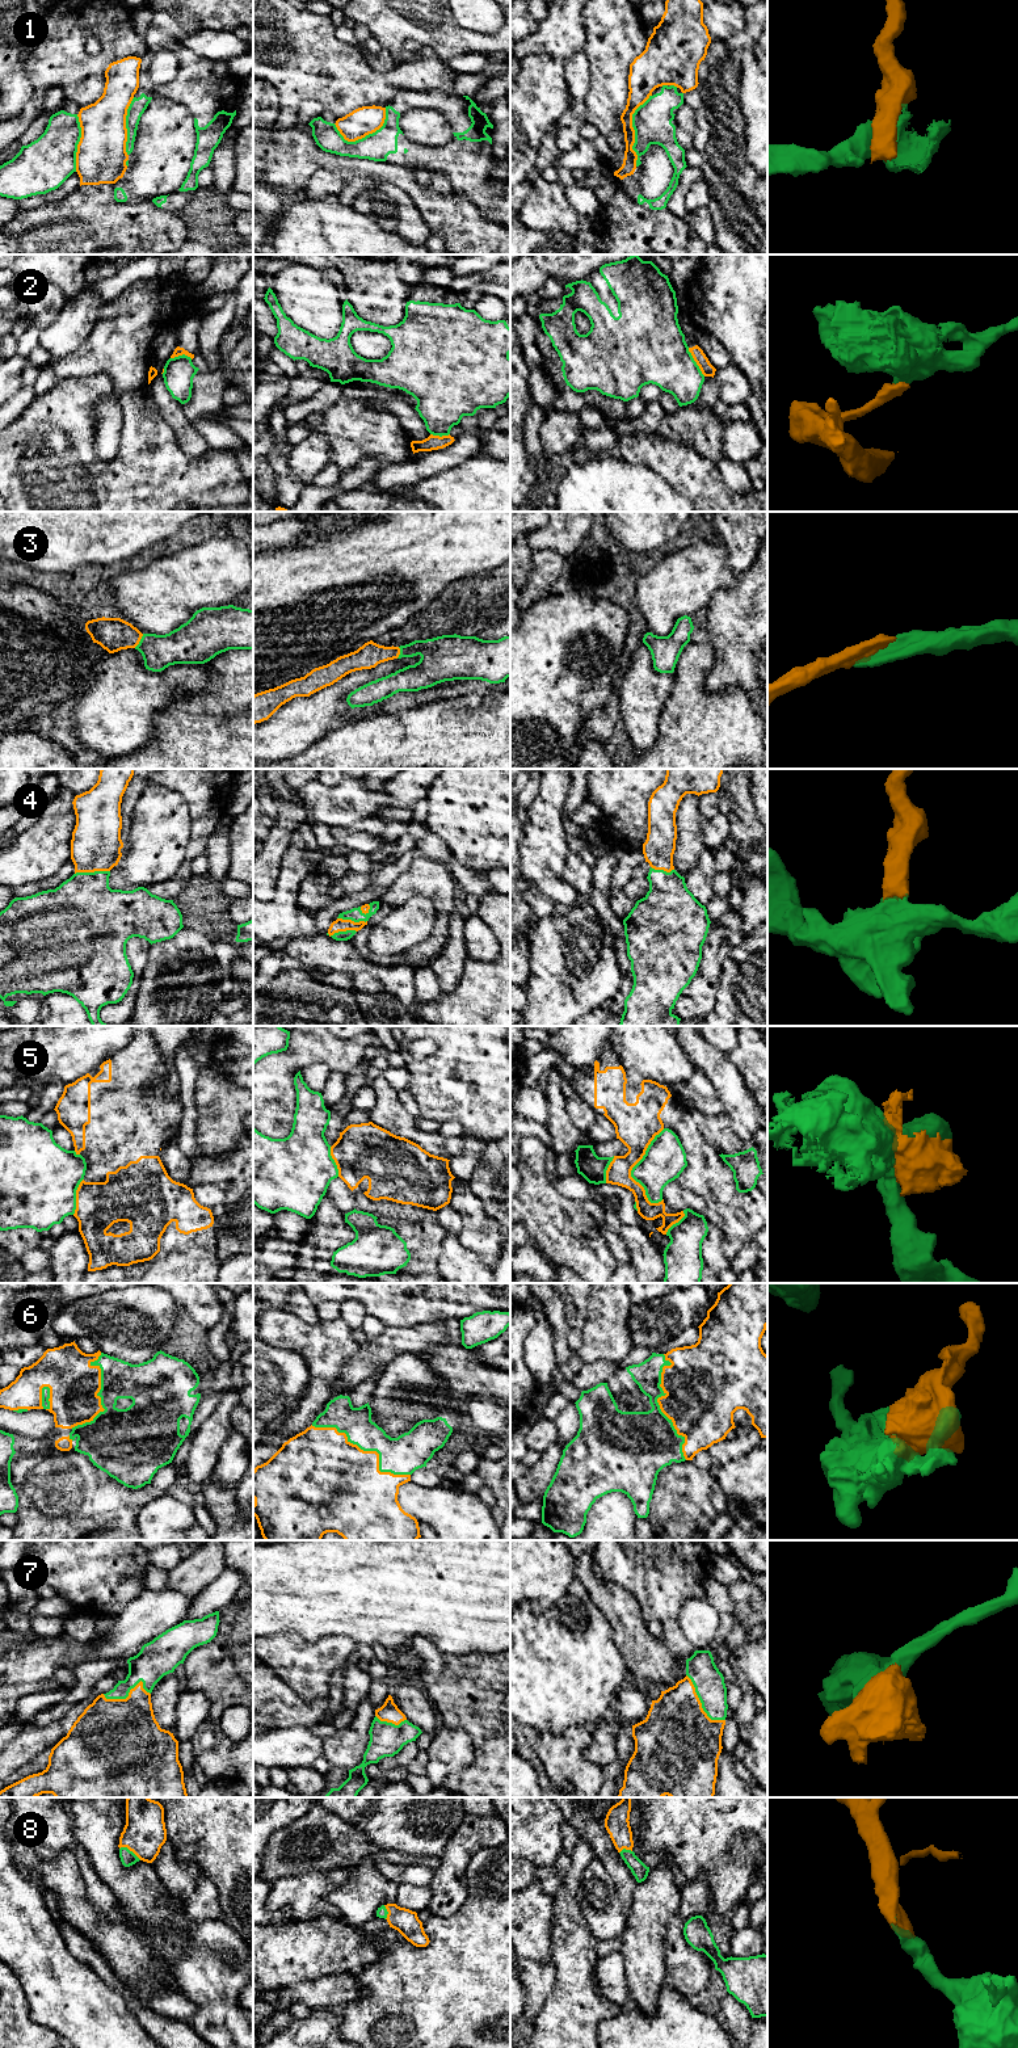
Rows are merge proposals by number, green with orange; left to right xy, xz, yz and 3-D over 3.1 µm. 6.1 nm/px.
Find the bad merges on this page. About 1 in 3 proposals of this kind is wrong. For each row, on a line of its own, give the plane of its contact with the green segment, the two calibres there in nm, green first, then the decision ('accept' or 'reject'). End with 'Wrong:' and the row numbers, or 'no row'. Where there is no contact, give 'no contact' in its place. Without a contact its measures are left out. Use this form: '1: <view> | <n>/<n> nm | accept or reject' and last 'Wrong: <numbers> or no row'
1: yz | 240/140 nm | reject
2: yz | 380/80 nm | reject
3: xy | 220/200 nm | accept
4: xy | 440/320 nm | accept
5: yz | 260/260 nm | reject
6: yz | 380/420 nm | accept
7: yz | 190/440 nm | accept
8: xy | 90/260 nm | accept
Wrong: 1, 2, 5

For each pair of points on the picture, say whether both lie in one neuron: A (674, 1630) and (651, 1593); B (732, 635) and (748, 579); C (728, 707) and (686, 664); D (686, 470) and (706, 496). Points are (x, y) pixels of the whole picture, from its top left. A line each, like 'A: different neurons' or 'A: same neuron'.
A: different neurons
B: same neuron
C: same neuron
D: same neuron

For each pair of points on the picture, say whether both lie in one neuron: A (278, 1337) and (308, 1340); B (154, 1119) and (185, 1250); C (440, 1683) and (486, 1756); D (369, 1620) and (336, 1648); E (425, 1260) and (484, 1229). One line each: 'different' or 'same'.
A: same
B: same
C: same
D: different
E: different

